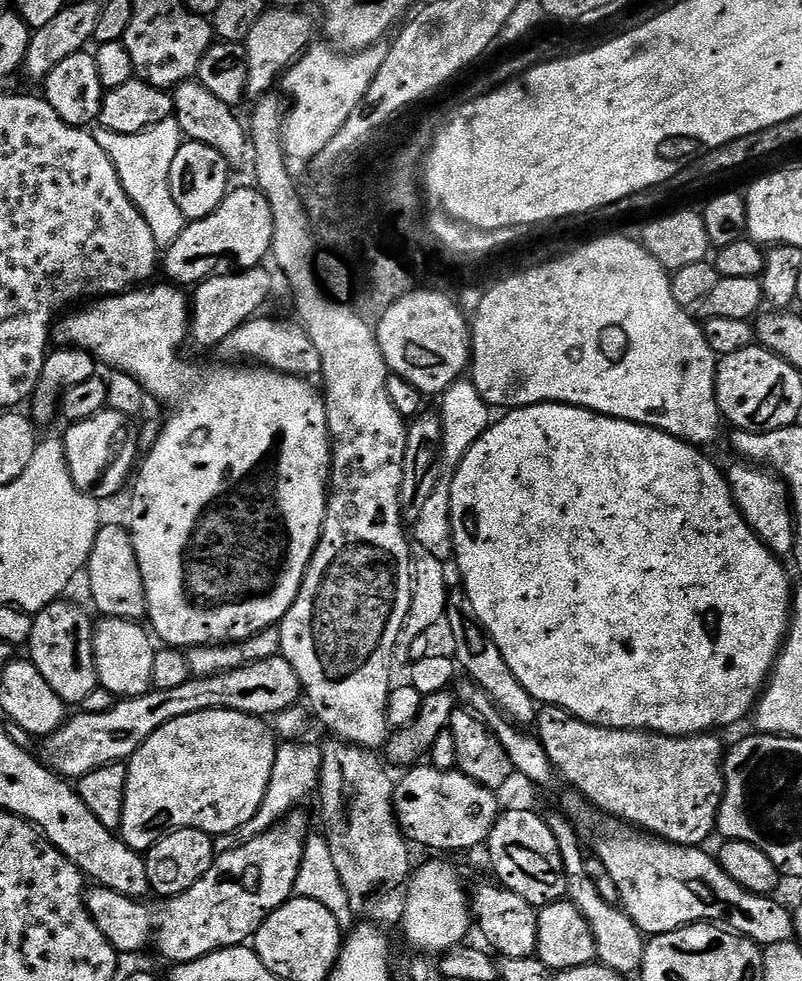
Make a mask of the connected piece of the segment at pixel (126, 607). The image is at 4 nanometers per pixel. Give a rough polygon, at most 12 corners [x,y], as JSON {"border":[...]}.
{"border":[[105,523],[86,565],[101,617],[148,614],[131,531]]}

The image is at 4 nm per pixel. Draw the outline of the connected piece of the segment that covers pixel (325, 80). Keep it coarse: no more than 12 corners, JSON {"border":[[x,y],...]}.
{"border":[[309,47],[282,76],[284,150],[315,161],[388,53]]}

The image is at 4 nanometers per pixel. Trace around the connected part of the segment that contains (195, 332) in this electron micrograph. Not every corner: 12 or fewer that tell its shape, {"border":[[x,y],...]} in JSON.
{"border":[[259,266],[193,289],[190,336],[215,349],[274,286]]}

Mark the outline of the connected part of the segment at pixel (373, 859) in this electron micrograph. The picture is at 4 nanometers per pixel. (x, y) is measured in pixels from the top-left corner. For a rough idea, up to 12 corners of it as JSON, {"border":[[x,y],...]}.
{"border":[[320,744],[322,835],[353,913],[402,916],[413,849],[375,751]]}

